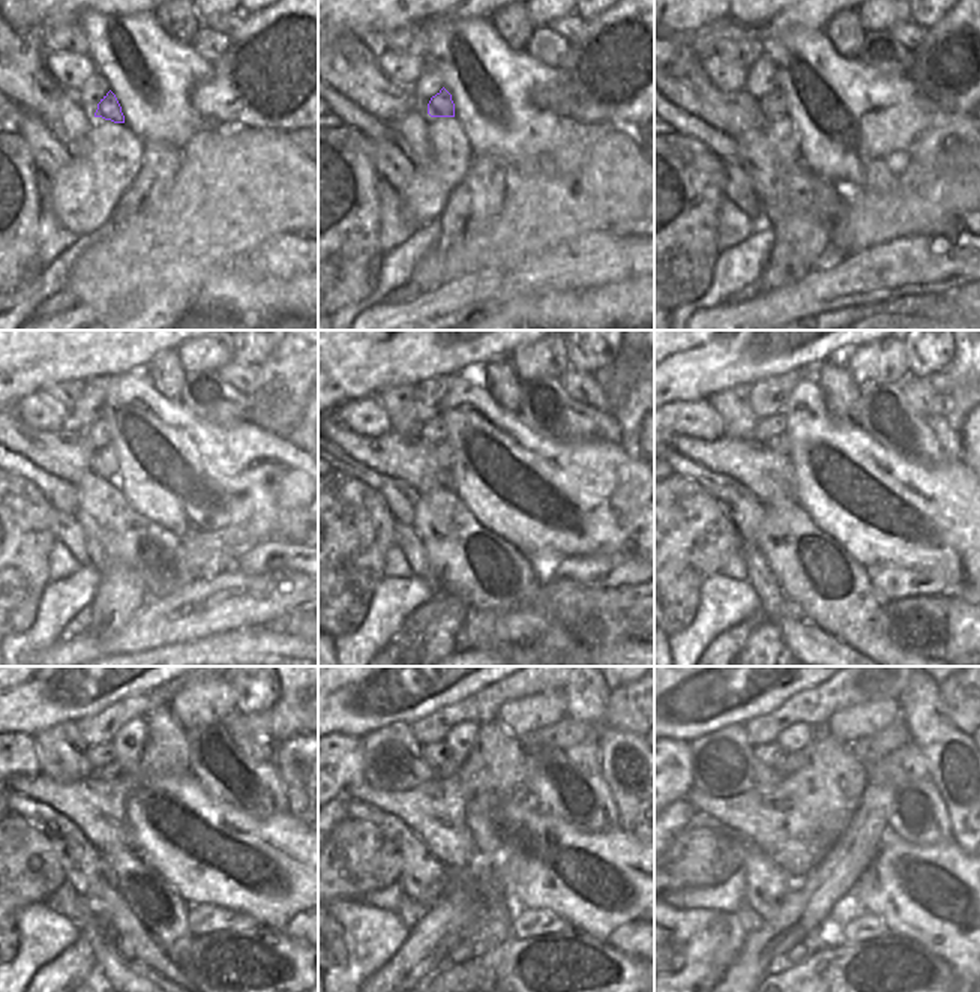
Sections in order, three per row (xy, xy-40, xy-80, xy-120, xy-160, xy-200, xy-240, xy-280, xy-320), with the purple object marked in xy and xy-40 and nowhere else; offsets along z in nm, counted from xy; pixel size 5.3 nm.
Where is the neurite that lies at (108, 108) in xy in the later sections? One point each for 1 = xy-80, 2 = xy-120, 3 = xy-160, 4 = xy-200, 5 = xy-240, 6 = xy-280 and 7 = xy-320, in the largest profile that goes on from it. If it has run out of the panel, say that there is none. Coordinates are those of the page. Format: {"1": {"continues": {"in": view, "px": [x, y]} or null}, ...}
{"1": {"continues": {"in": "xy-80", "px": [775, 104]}}, "2": {"continues": {"in": "xy-120", "px": [98, 435]}}, "3": {"continues": {"in": "xy-160", "px": [432, 431]}}, "4": {"continues": {"in": "xy-200", "px": [773, 425]}}, "5": {"continues": {"in": "xy-240", "px": [99, 755]}}, "6": {"continues": {"in": "xy-280", "px": [435, 754]}}, "7": {"continues": {"in": "xy-320", "px": [770, 754]}}}

